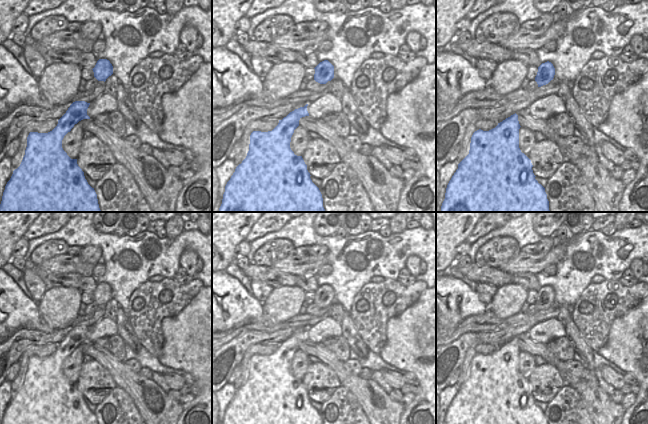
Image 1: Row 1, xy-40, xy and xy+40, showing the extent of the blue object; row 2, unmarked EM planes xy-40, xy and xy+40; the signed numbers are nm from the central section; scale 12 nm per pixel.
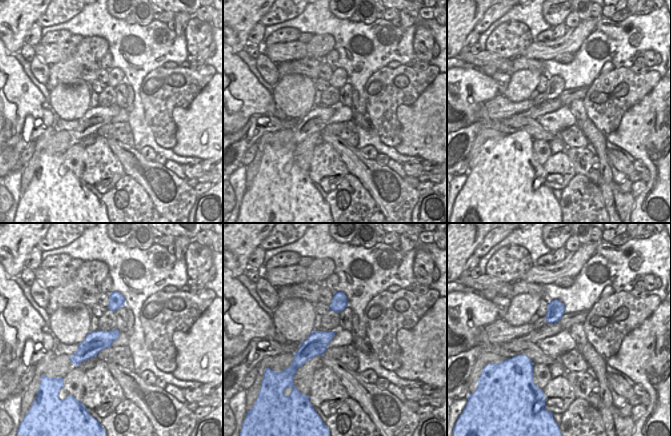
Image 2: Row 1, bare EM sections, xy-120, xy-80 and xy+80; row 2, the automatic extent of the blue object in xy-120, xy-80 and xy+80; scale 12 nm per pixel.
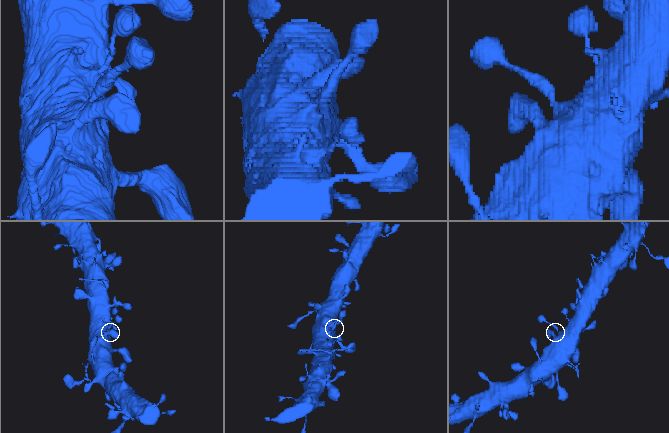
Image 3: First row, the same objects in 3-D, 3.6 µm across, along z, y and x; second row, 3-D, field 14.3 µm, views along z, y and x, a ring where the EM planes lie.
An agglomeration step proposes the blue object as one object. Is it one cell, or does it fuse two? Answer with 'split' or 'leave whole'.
leave whole

